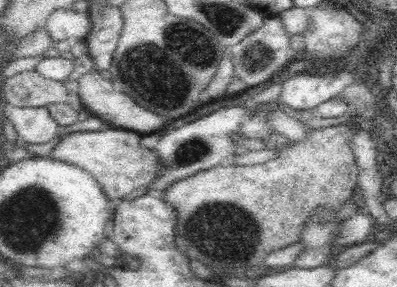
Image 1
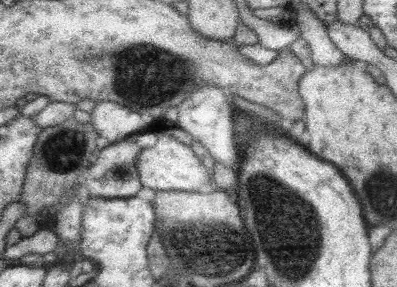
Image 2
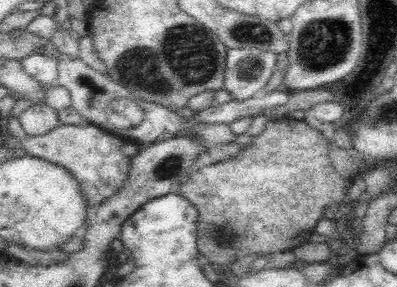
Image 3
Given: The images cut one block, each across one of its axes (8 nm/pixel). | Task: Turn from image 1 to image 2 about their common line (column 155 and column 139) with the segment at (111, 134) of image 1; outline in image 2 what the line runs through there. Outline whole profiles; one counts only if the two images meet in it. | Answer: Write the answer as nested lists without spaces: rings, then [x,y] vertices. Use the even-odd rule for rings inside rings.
[[[161,130],[159,140],[155,142],[155,146],[143,148],[137,154],[135,168],[137,168],[137,178],[139,178],[141,186],[143,188],[153,188],[155,192],[203,192],[203,190],[209,190],[209,172],[201,166],[195,152],[191,150],[191,146],[185,146],[185,144],[177,142],[167,130]]]

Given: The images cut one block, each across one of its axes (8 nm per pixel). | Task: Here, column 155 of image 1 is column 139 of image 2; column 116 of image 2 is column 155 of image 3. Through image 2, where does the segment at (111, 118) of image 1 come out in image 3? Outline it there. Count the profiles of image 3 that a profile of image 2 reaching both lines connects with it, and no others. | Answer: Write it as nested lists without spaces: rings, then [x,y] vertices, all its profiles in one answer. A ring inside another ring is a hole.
[[[64,50],[58,54],[58,84],[64,86],[66,90],[70,90],[72,94],[72,108],[76,108],[84,118],[90,120],[92,126],[100,126],[104,128],[106,132],[112,132],[116,136],[126,136],[126,138],[132,138],[136,140],[140,146],[152,146],[156,142],[164,142],[166,134],[174,134],[174,132],[180,132],[182,128],[188,128],[188,126],[196,126],[196,124],[232,124],[236,120],[242,120],[242,118],[248,118],[248,116],[258,116],[258,112],[262,112],[264,108],[276,108],[276,106],[284,106],[288,104],[290,100],[290,92],[270,92],[270,94],[260,94],[260,96],[254,96],[254,98],[248,98],[248,100],[230,100],[226,104],[214,104],[210,106],[208,110],[202,110],[198,112],[194,118],[190,120],[184,120],[178,112],[172,112],[170,108],[162,106],[162,104],[156,104],[156,102],[148,102],[148,100],[138,100],[126,86],[122,86],[120,82],[112,80],[108,74],[102,74],[102,72],[96,72],[94,68],[86,66],[82,62],[82,58],[70,58],[64,54]],[[124,102],[138,102],[140,104],[140,126],[120,126],[116,128],[116,124],[112,124],[110,116],[112,116],[112,108],[114,106],[120,106]]]

